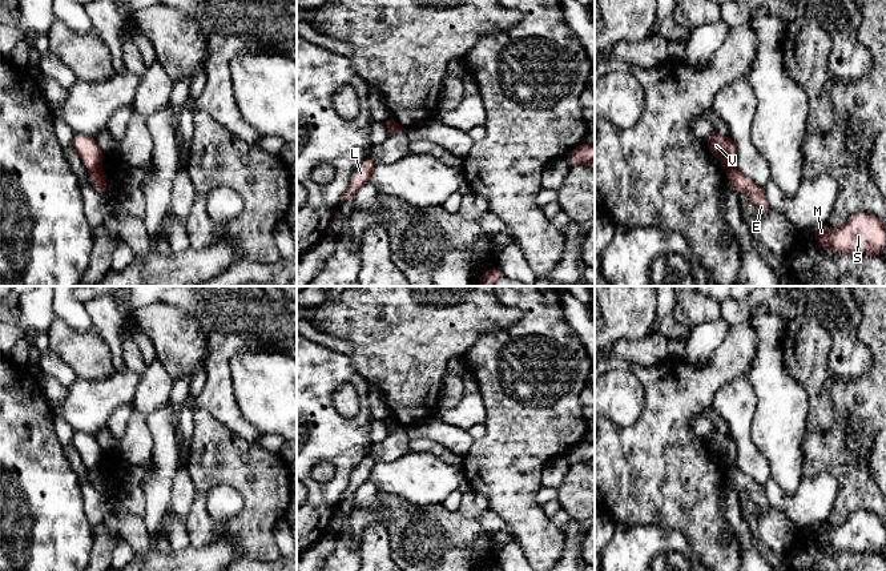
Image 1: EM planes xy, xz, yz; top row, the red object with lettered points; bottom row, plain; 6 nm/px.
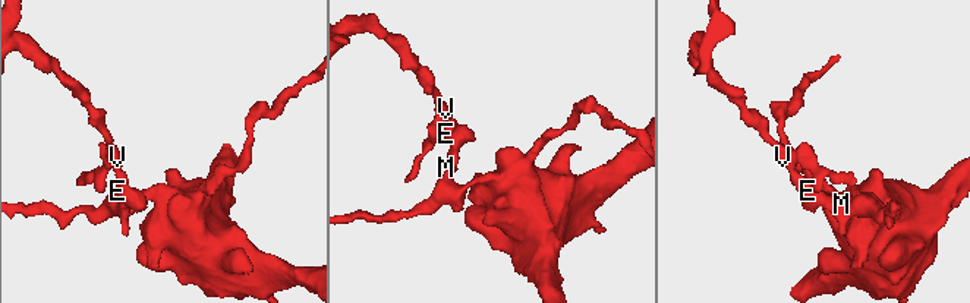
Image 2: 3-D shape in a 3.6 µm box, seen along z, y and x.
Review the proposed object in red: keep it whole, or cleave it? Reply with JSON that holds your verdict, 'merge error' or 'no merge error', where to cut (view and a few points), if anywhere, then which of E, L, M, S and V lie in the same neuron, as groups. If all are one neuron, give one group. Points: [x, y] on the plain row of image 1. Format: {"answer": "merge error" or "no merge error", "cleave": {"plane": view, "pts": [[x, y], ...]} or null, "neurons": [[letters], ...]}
{"answer": "merge error", "cleave": {"plane": "xy", "pts": [[99, 466], [89, 471]]}, "neurons": [["E", "M", "S"], ["L", "V"]]}

